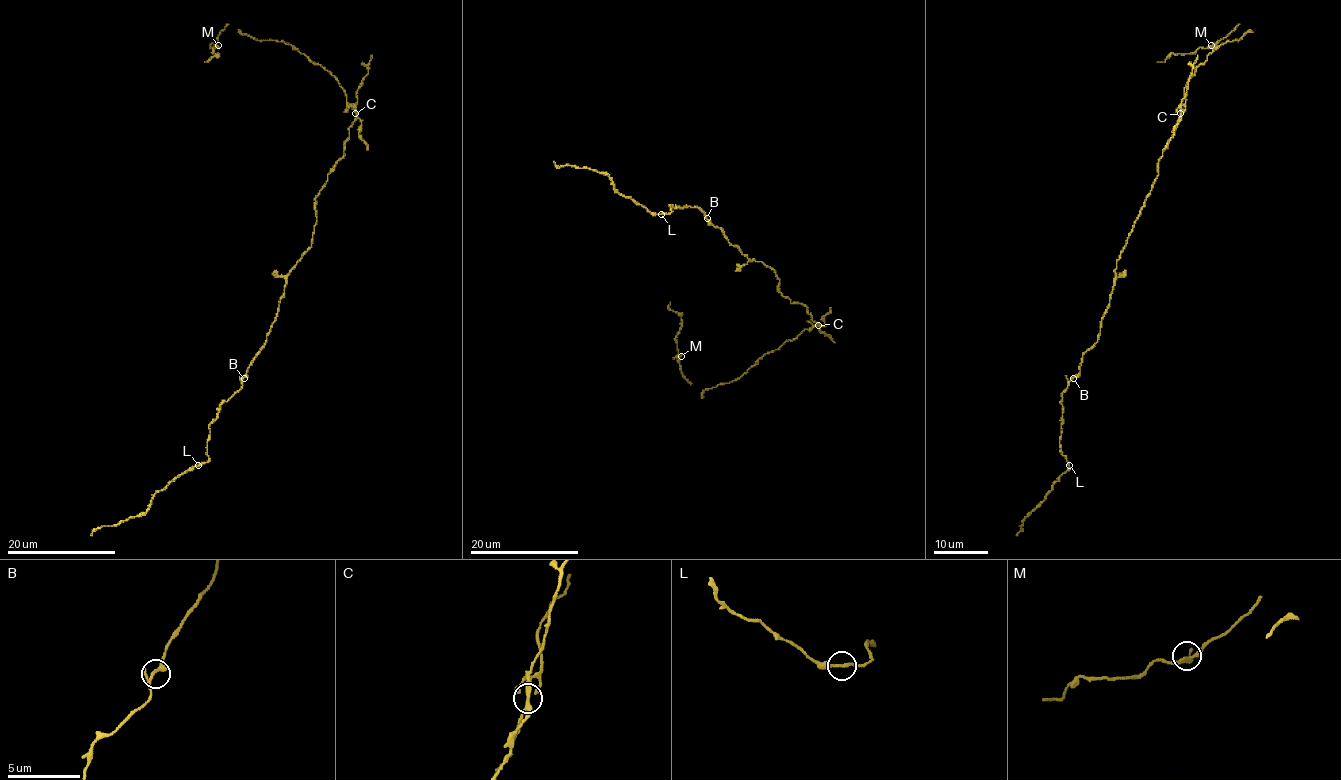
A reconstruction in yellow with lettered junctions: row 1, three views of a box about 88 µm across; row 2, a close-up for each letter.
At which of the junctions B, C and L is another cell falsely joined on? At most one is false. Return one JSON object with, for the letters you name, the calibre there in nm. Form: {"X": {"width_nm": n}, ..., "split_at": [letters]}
{"C": {"width_nm": 190}, "split_at": ["C"]}

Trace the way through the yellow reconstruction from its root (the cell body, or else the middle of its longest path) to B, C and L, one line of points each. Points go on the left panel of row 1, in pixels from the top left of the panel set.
B: (313, 236), (310, 248), (287, 277), (277, 316), (244, 378)
C: (313, 236), (317, 221), (315, 197), (333, 166), (344, 155), (349, 127), (356, 113)
L: (313, 236), (310, 248), (287, 277), (264, 346), (241, 388), (210, 424), (208, 459), (198, 465)

